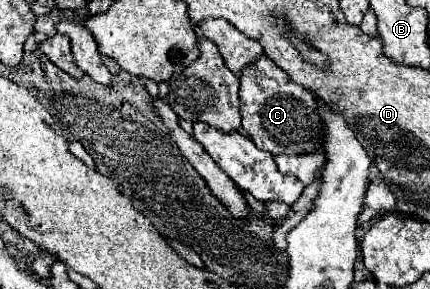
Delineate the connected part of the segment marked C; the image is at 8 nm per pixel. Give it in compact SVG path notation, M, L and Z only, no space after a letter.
M261 55L245 73L241 73L241 117L243 129L253 143L271 155L305 155L325 151L325 123L319 115L319 99L293 83L283 69Z

